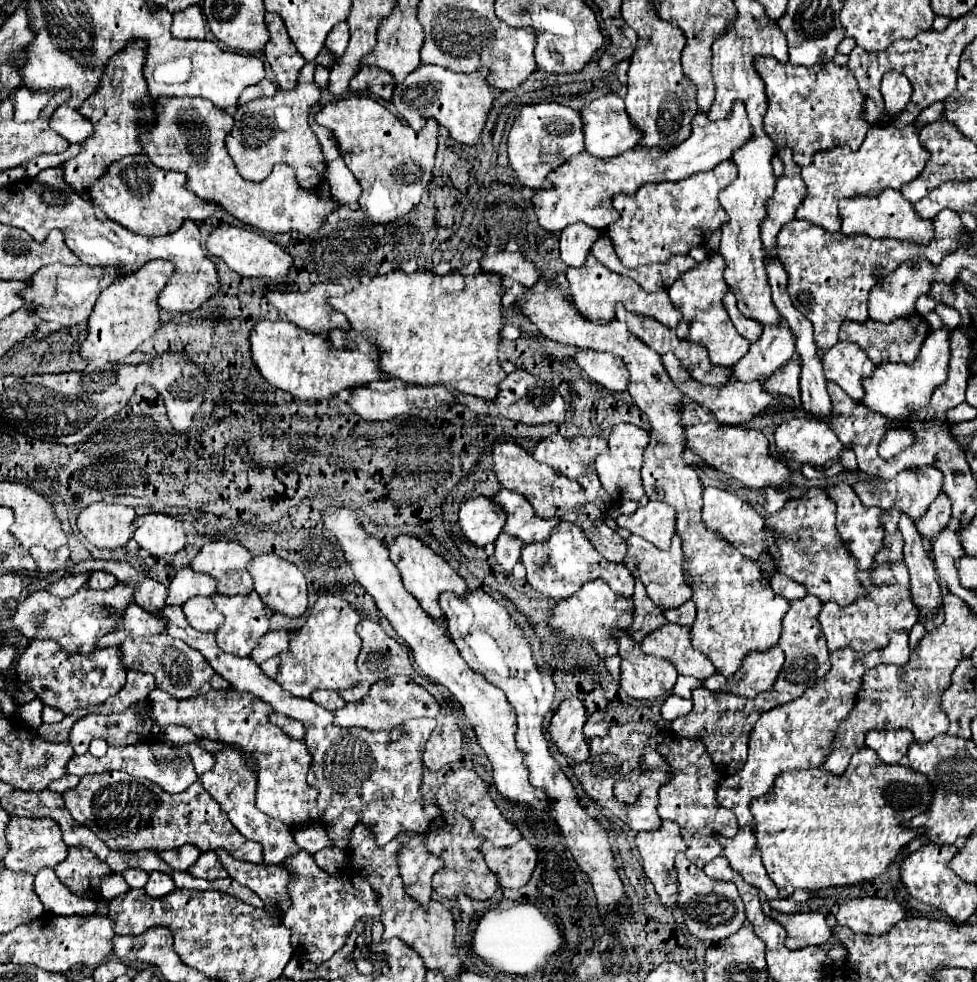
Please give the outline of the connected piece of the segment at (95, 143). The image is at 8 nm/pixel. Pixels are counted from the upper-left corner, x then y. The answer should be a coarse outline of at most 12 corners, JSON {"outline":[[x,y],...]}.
{"outline":[[146,42],[112,56],[94,94],[78,108],[92,124],[66,183],[88,188],[106,166],[140,154],[134,102],[150,94]]}

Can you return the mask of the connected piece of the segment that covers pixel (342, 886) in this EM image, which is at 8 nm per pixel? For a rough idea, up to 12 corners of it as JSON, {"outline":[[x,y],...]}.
{"outline":[[308,852],[286,868],[294,956],[322,966],[352,924],[382,914],[364,876],[328,874]]}

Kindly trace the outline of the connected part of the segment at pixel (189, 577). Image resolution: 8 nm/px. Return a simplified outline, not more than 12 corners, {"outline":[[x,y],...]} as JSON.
{"outline":[[190,566],[168,586],[168,606],[194,596],[212,596],[216,582]]}

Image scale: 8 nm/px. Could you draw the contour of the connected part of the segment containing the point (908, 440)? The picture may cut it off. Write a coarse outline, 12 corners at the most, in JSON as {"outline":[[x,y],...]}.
{"outline":[[890,428],[884,434],[878,454],[888,460],[914,446],[914,430]]}

